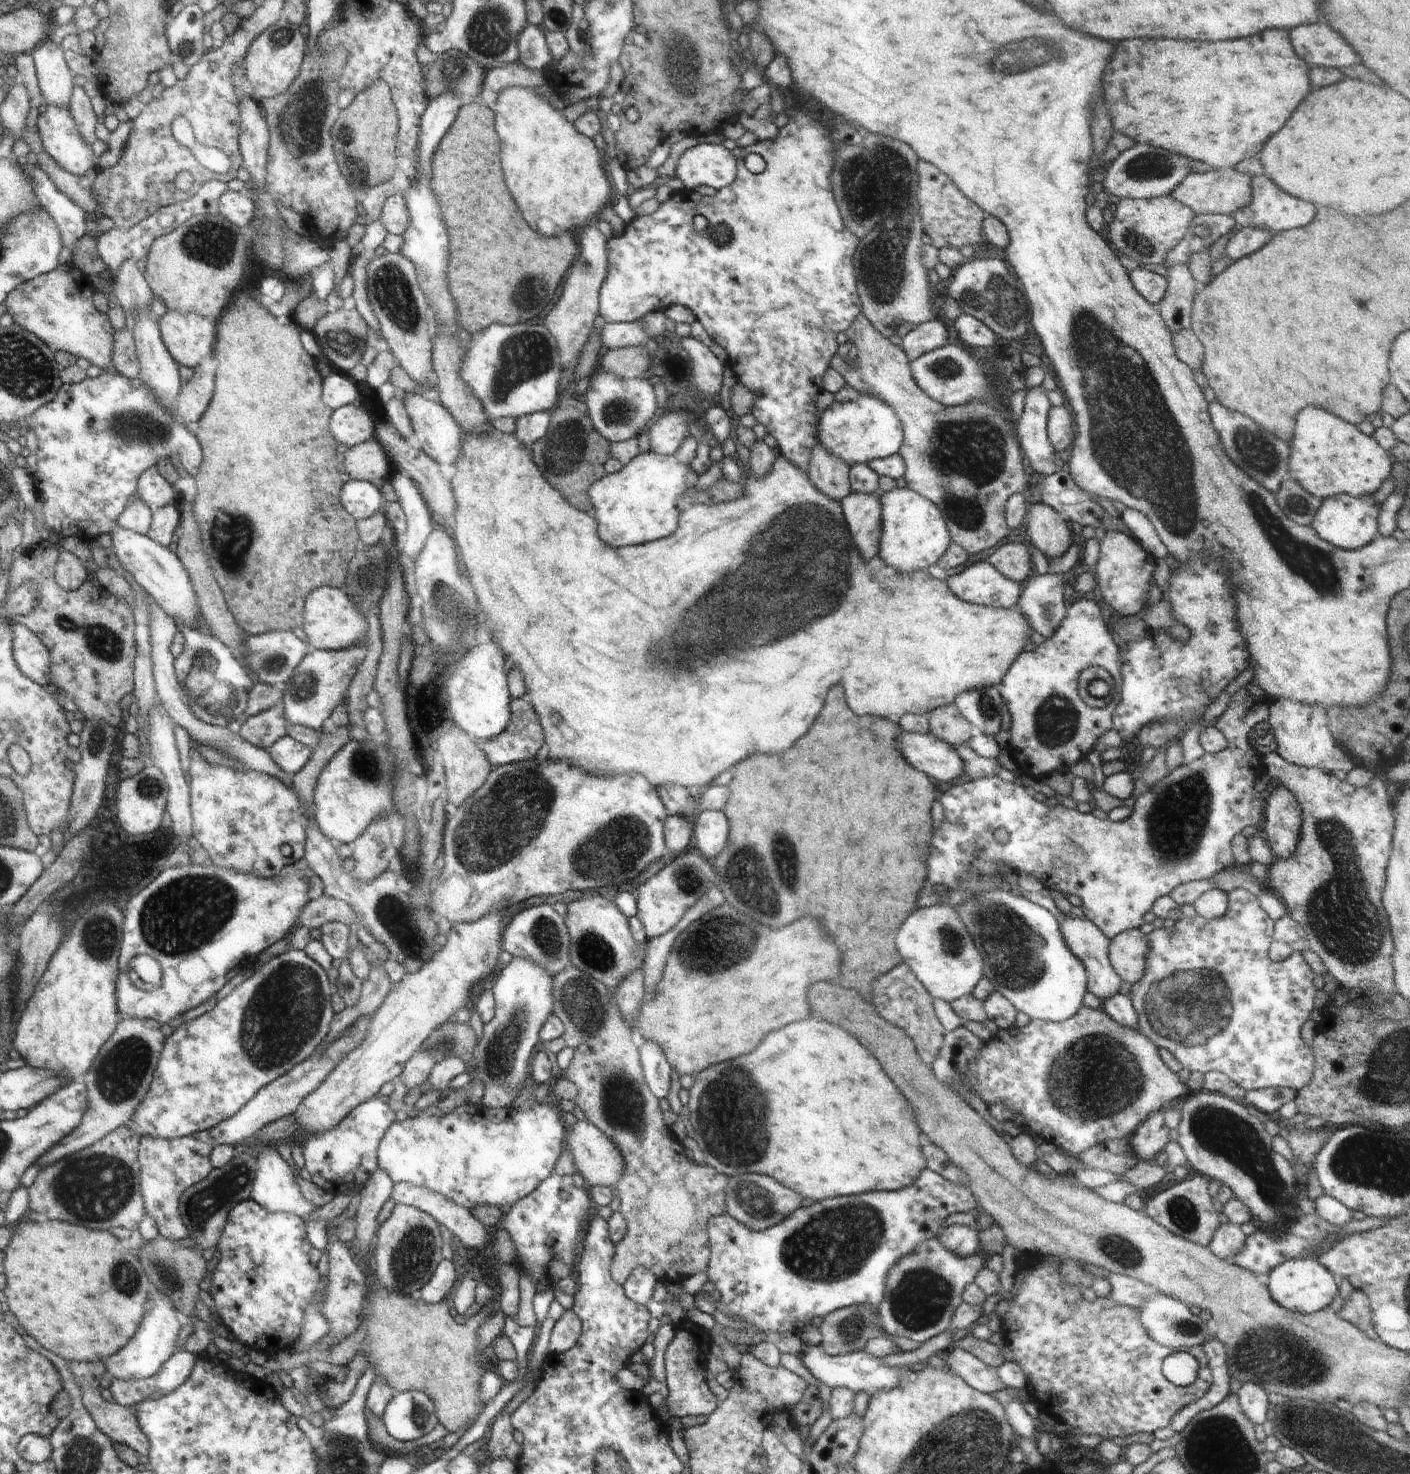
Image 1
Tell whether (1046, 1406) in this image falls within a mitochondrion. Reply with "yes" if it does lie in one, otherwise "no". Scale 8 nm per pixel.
no

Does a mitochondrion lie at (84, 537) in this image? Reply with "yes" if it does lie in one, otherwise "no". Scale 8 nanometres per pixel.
no

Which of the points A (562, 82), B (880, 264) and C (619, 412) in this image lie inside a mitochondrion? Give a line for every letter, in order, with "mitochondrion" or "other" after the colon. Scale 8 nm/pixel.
A: other
B: mitochondrion
C: mitochondrion

